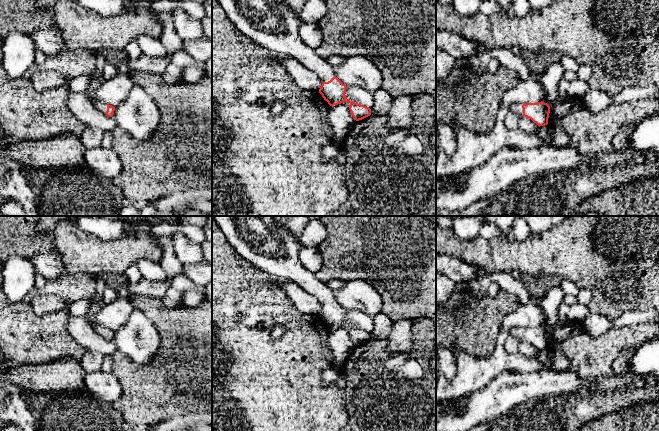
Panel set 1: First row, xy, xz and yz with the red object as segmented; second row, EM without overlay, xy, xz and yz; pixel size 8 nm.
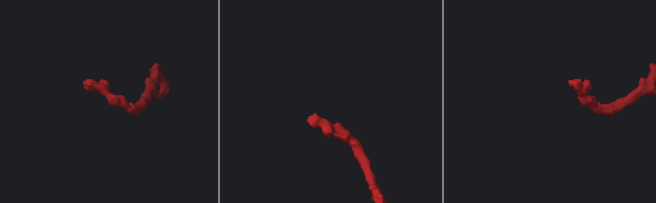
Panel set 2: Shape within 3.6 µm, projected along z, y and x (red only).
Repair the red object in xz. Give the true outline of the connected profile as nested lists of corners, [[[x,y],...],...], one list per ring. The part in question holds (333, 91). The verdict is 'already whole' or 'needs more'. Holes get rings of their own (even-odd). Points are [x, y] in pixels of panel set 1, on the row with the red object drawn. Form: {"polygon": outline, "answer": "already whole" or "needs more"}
{"polygon": [[[217,0],[226,12],[229,20],[236,28],[252,41],[279,55],[294,58],[309,70],[315,72],[322,80],[319,93],[330,106],[349,102],[349,110],[356,121],[371,115],[371,109],[351,102],[345,97],[347,86],[336,76],[333,66],[326,59],[321,58],[312,49],[306,46],[300,38],[300,27],[303,24],[301,17],[283,4],[280,0]]], "answer": "needs more"}

